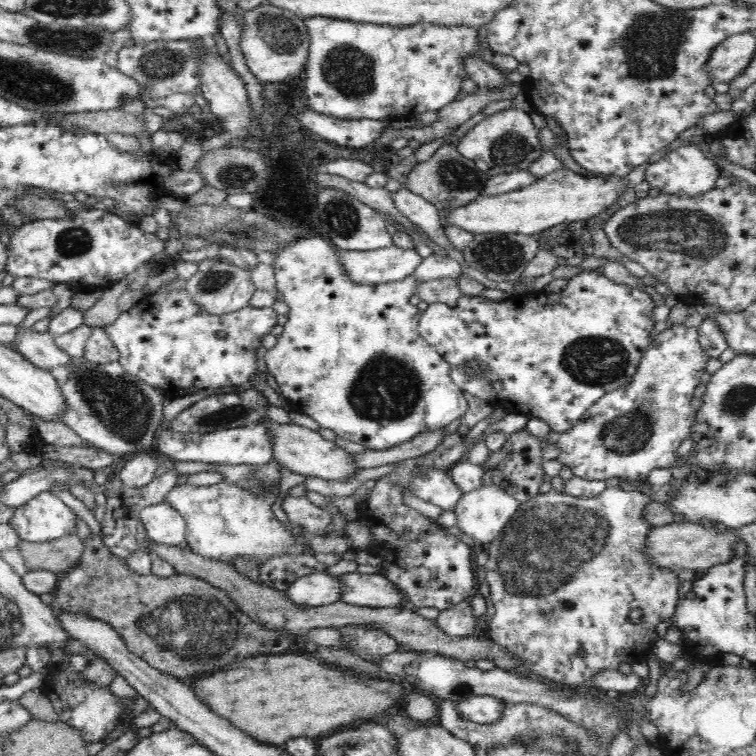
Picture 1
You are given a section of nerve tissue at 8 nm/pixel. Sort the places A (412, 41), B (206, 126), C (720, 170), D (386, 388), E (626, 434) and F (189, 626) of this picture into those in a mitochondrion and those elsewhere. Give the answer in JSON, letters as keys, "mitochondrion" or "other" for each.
{"A":"other","B":"other","C":"other","D":"mitochondrion","E":"mitochondrion","F":"mitochondrion"}

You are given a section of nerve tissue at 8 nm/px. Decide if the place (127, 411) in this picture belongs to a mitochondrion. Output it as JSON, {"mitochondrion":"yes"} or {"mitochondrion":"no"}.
{"mitochondrion":"yes"}

